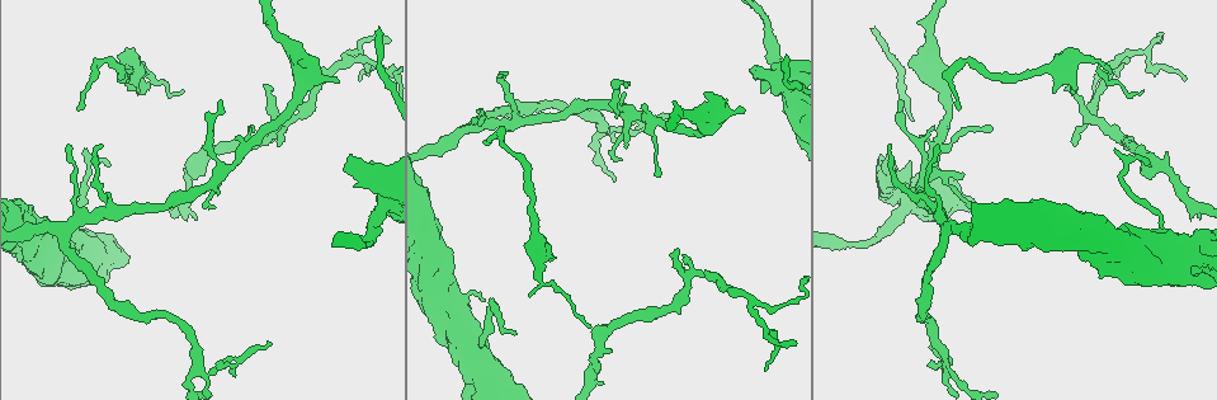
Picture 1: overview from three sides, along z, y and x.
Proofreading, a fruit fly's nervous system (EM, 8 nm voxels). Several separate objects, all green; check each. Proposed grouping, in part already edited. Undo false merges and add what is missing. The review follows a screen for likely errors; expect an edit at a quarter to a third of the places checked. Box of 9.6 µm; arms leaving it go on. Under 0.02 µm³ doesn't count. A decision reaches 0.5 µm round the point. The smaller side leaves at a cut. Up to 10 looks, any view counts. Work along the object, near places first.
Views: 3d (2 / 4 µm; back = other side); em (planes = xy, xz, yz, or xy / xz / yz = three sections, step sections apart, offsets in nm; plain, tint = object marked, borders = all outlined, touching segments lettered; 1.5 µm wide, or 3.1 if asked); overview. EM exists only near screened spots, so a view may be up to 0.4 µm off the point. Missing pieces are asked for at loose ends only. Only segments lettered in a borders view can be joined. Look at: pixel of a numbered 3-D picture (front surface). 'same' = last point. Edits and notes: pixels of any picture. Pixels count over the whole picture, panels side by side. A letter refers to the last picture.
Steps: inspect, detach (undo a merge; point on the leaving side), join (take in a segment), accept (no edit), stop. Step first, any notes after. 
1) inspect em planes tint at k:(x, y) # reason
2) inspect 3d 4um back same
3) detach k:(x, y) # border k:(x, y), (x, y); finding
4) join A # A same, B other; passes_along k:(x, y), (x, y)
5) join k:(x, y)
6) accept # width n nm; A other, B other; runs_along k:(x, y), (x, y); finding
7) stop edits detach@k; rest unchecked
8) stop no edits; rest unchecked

inspect em planes borders at 1:(254, 131) # thin end

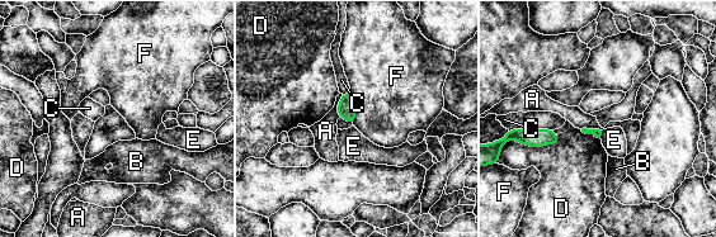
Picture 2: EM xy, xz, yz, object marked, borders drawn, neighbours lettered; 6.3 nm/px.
accept # longest_contact D 420 nm; A other, B other, C other, D other, E other, F other; none of them fits

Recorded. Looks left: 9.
inspect em planes tint at 1:(1094, 120) # abrupt turn

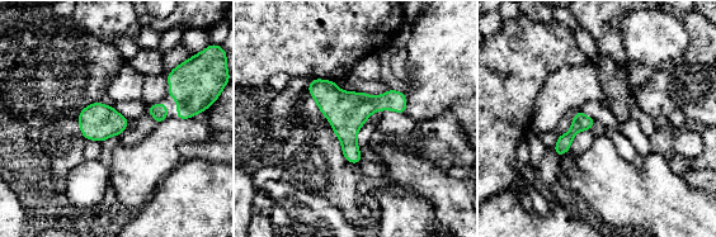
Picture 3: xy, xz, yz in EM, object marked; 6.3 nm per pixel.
inspect em planes borders same # what lies round it

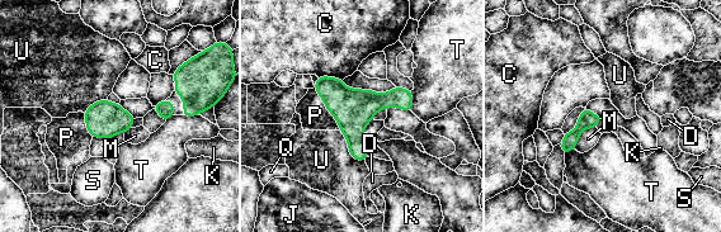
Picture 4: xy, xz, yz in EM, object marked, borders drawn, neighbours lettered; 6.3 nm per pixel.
accept # C other, D other, J other, K other, M other, P other, Q other, S other, T other, U other; runs_along 4:(597, 119), (589, 119), (564, 147); one neuron here

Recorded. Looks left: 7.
inspect 3d 4um at 1:(591, 326)

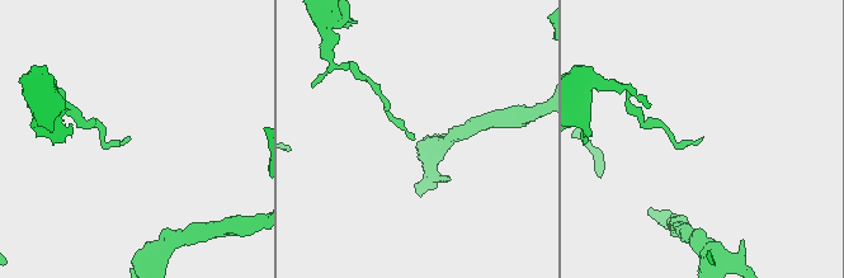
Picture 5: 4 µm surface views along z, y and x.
inspect em planes tint at 5:(702, 140) # shape alone is not enough

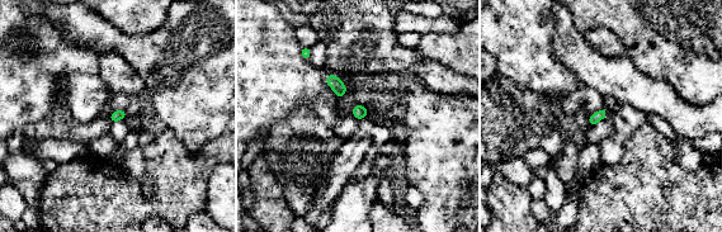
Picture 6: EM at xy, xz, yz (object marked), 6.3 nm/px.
inspect em planes borders same # what lies round it

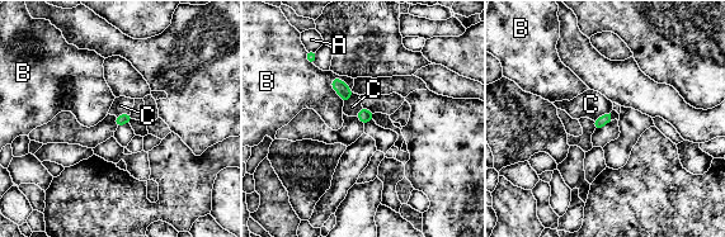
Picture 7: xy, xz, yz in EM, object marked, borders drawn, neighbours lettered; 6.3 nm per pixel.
accept # A other, B other, C other; border 7:(610, 112), (593, 121); none of them fits

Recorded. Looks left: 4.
inspect em planes borders at 1:(1077, 50) # thick end

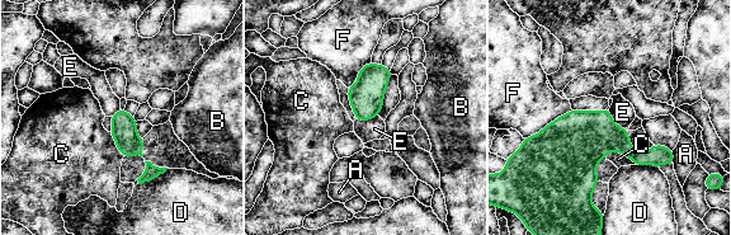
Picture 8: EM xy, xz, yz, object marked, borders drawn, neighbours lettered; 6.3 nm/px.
accept # A other, B other, C other, D other, E other, F other; border 8:(608, 111), (612, 120), (627, 131); no lettered segment goes on from it

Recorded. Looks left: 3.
stop no edits; rest unchecked

